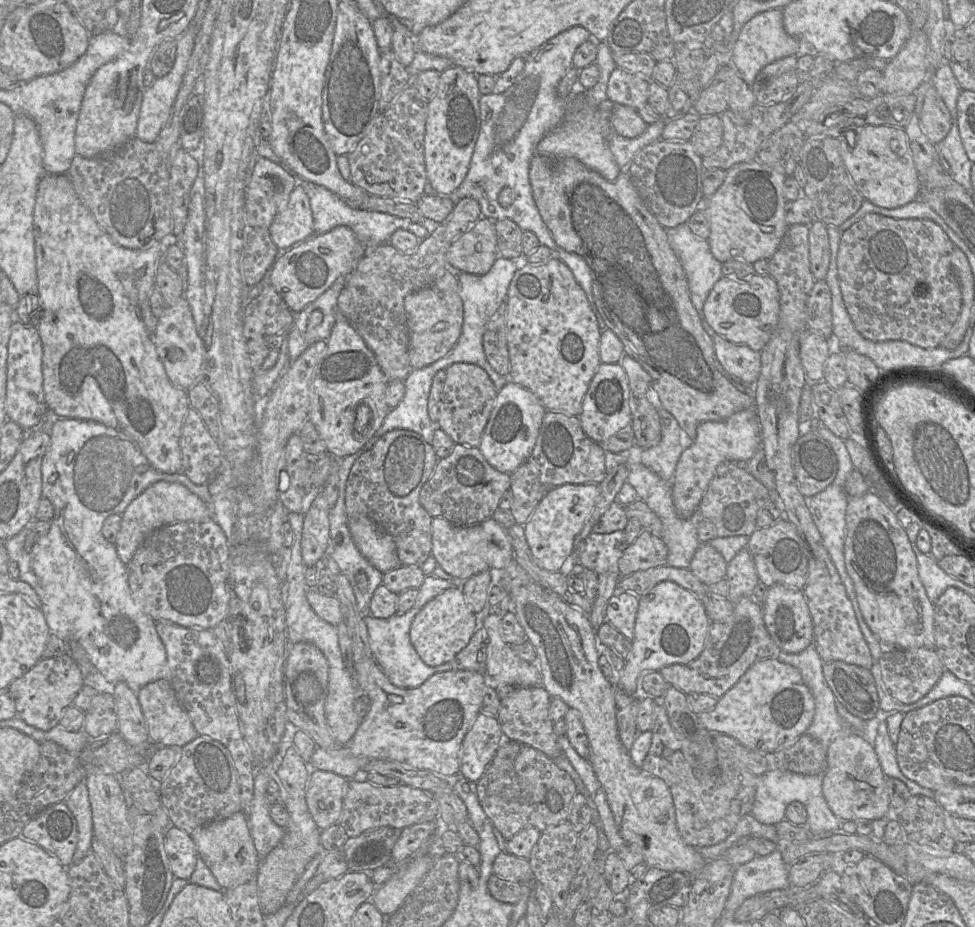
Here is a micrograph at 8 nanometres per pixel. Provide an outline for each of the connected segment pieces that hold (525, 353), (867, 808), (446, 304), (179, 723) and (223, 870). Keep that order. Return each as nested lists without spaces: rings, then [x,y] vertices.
[[[555,255],[545,263],[527,263],[514,273],[505,303],[508,380],[531,391],[546,410],[579,417],[582,400],[600,364],[601,331],[586,295],[572,271]]]
[[[840,735],[828,745],[822,793],[831,811],[841,820],[873,821],[890,814],[885,777],[874,747],[862,736]]]
[[[449,269],[444,270],[430,287],[406,296],[404,308],[409,329],[409,361],[413,370],[444,357],[458,341],[463,325],[463,303],[457,277]]]
[[[168,679],[148,683],[138,691],[137,697],[146,721],[150,741],[156,746],[183,747],[198,736],[188,713],[180,704]]]
[[[243,811],[228,818],[212,821],[190,835],[199,856],[224,889],[232,889],[256,880],[261,860],[250,833],[247,816]]]

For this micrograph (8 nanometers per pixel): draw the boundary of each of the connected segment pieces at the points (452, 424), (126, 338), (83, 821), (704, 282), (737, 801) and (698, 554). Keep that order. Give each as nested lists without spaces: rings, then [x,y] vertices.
[[[456,362],[445,370],[446,378],[440,395],[437,426],[455,444],[479,447],[498,391],[487,372],[476,364]]]
[[[45,173],[39,183],[33,213],[33,231],[38,279],[38,296],[43,305],[43,316],[37,326],[42,346],[43,388],[49,412],[59,418],[95,421],[121,431],[131,437],[139,446],[149,464],[166,474],[181,472],[182,458],[180,438],[184,420],[190,408],[187,390],[176,387],[168,378],[157,354],[152,335],[147,331],[141,316],[141,305],[149,300],[154,286],[158,261],[166,252],[164,241],[159,241],[147,250],[132,250],[117,244],[97,223],[90,210],[77,194],[67,174]]]
[[[85,781],[79,782],[63,802],[71,811],[77,823],[78,840],[73,855],[73,863],[75,863],[80,861],[92,848],[92,810]]]
[[[687,221],[675,227],[665,229],[667,231],[669,243],[677,254],[684,269],[692,304],[698,313],[703,329],[712,339],[716,332],[707,323],[702,309],[714,284],[722,277],[722,263],[720,263],[711,253],[707,239],[699,238],[692,233]]]
[[[661,702],[654,709],[652,743],[641,769],[662,779],[670,789],[678,831],[683,841],[696,849],[725,840],[740,819],[750,814],[757,777],[727,752],[717,749],[717,767],[707,769],[693,753],[684,753]]]
[[[702,543],[692,557],[689,570],[708,586],[726,578],[727,565],[720,552],[708,543]]]

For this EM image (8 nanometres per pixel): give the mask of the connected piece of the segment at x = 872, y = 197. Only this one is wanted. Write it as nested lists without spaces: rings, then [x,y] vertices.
[[[849,126],[839,135],[840,155],[856,189],[865,200],[886,209],[904,206],[918,198],[920,178],[914,165],[907,135],[903,128],[892,126]]]

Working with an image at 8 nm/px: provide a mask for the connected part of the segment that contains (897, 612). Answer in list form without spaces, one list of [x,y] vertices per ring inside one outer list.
[[[872,490],[868,491],[861,497],[848,498],[845,521],[845,544],[844,544],[844,561],[848,575],[850,576],[856,598],[862,612],[863,618],[870,630],[879,638],[884,645],[899,647],[902,649],[916,649],[925,647],[935,649],[934,640],[934,604],[929,600],[923,584],[918,576],[918,564],[911,543],[906,534],[906,530],[900,525],[895,512]]]

